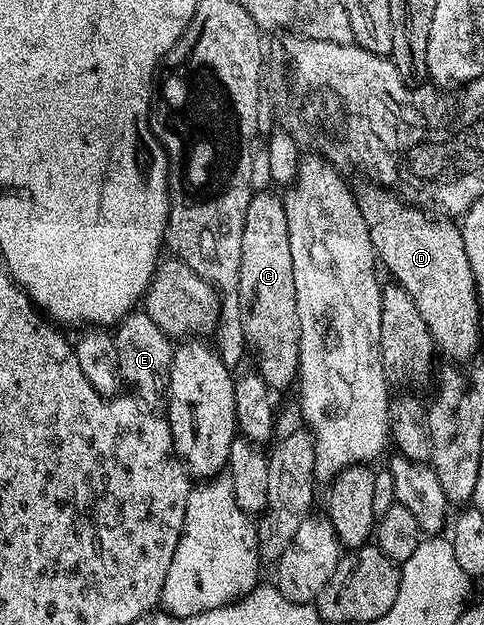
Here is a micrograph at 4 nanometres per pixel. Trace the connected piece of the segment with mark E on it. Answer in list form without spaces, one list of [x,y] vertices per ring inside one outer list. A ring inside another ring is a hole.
[[[135,310],[119,320],[112,335],[116,342],[116,354],[120,358],[120,374],[123,381],[132,387],[133,395],[147,406],[163,403],[170,387],[170,367],[174,357],[175,345],[152,318],[143,310]]]

